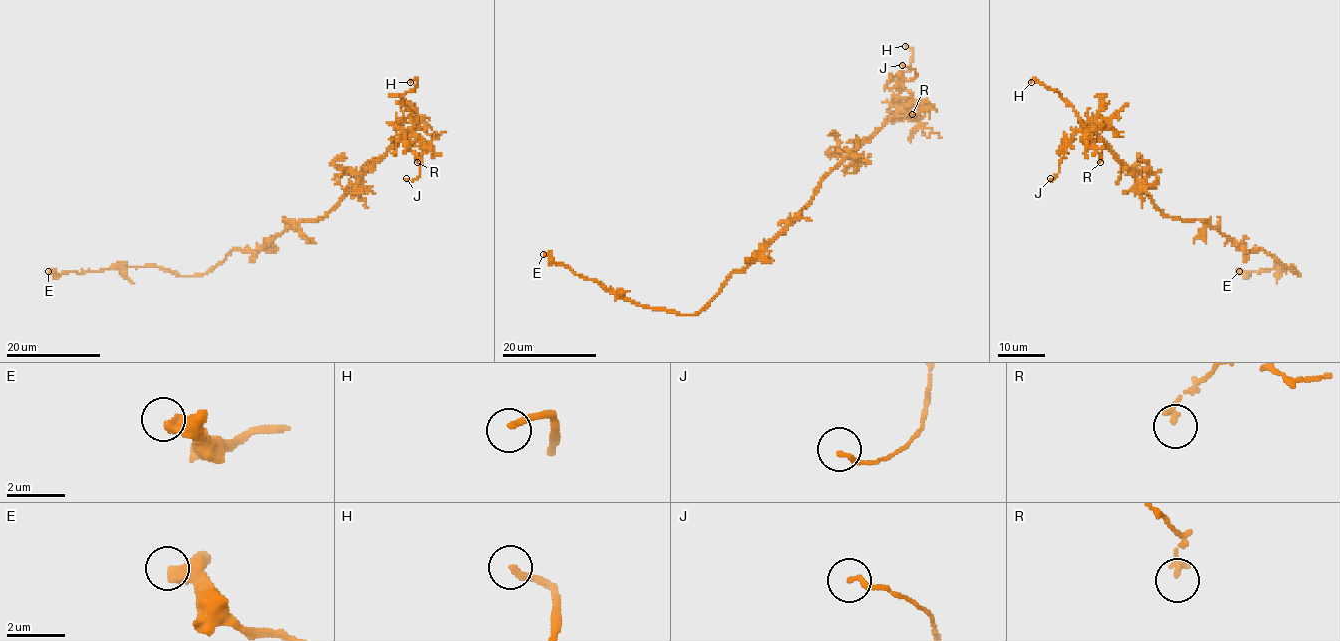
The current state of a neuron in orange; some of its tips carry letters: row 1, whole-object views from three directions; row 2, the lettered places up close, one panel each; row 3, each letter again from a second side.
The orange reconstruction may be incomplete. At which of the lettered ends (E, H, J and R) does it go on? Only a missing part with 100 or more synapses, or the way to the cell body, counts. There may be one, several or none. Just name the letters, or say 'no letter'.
H

